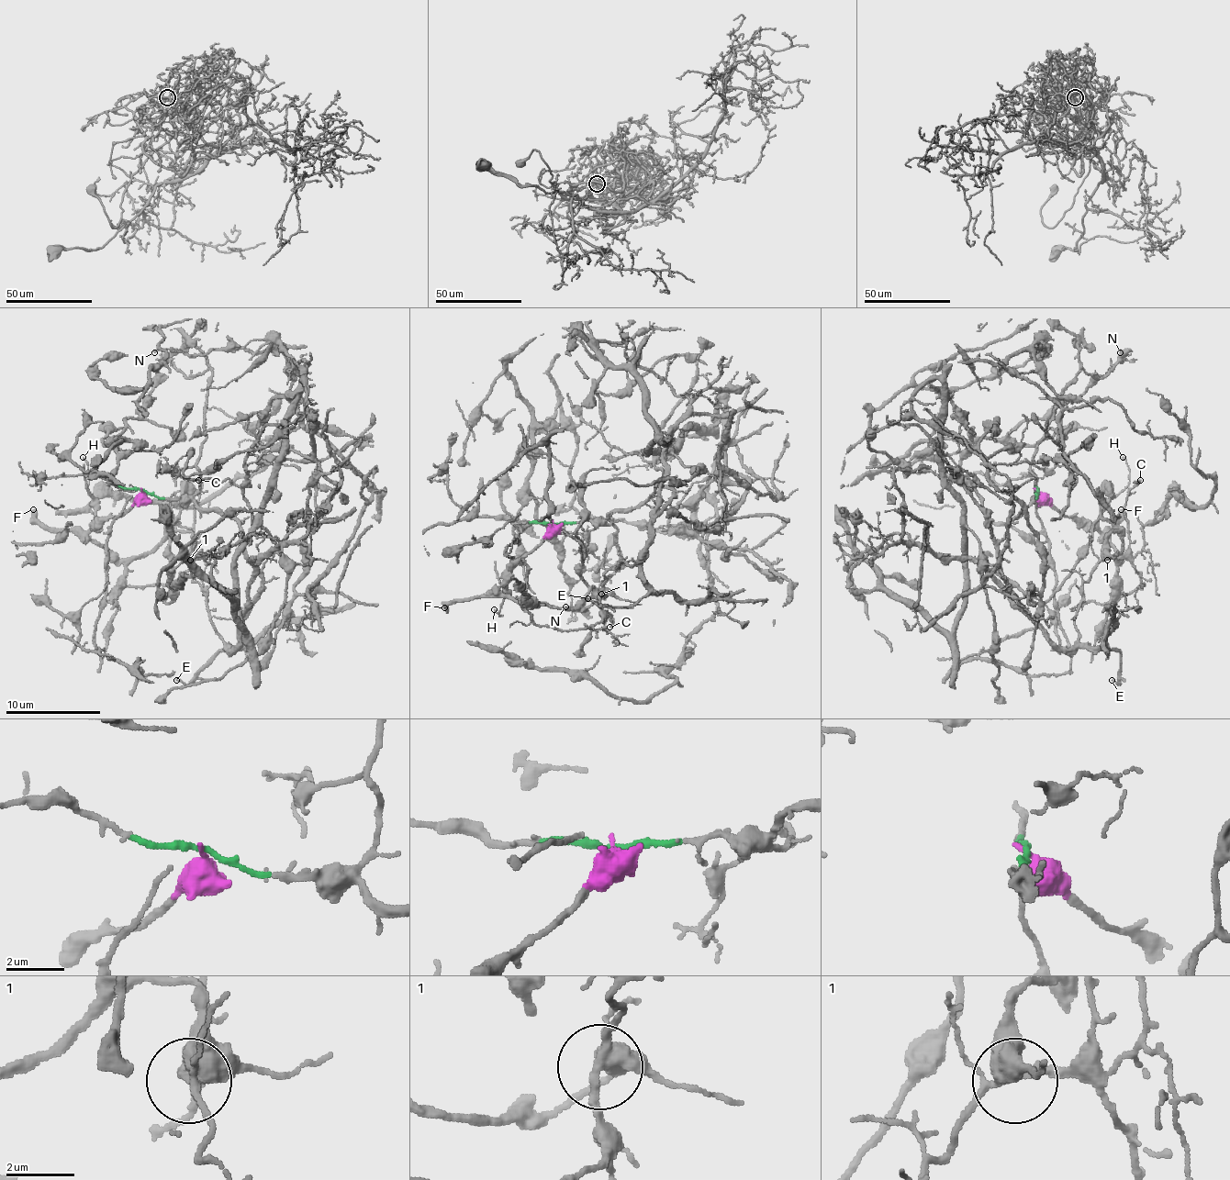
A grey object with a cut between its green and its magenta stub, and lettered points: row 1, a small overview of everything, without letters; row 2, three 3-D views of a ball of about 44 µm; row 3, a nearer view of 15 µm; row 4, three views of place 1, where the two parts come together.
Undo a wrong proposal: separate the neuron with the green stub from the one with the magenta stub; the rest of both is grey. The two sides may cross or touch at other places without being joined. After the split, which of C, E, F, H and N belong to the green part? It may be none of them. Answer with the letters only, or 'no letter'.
C, E, N

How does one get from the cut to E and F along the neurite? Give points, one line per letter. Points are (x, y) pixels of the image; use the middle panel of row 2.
E: (553, 525), (631, 510), (655, 484), (673, 492), (646, 544), (642, 582), (649, 592), (630, 606), (587, 599)
F: (553, 522), (553, 529), (498, 587), (479, 596), (458, 599), (443, 608)

